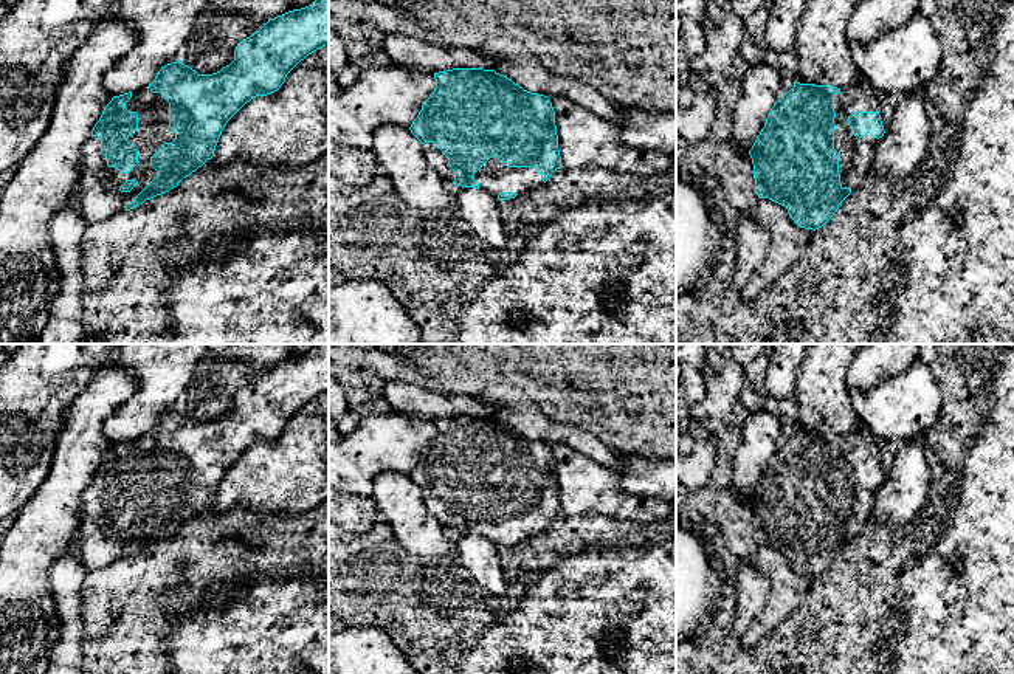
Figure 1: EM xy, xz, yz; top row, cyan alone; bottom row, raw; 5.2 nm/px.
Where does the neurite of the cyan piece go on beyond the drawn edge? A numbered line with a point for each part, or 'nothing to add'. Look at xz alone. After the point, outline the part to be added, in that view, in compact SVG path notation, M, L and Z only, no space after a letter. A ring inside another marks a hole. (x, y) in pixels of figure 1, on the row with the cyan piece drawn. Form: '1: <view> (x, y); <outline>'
1: xz (495, 177); M491 156L473 178L479 183L479 189L488 191L496 198L501 192L523 194L544 184L533 167L507 167L498 156Z

